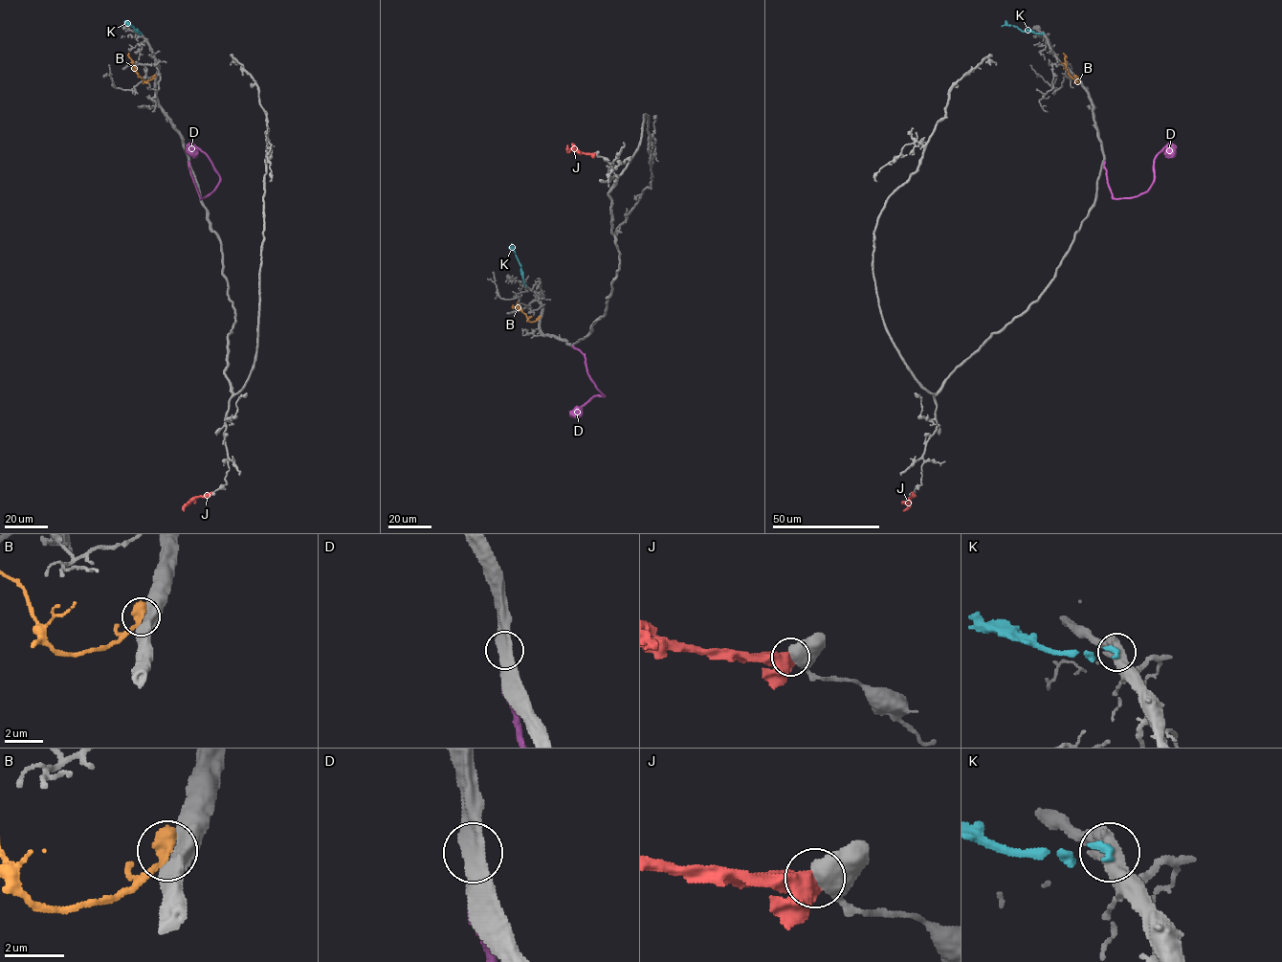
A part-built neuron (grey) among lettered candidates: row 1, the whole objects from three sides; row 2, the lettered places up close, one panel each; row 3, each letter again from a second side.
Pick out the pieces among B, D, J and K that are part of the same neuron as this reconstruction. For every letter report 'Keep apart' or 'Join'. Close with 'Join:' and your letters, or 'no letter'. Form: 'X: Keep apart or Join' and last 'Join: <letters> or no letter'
B: Keep apart
D: Keep apart
J: Keep apart
K: Keep apart
Join: no letter

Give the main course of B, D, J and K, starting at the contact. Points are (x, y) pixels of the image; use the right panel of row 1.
B: (1075, 77), (1079, 81), (1069, 74), (1063, 53)
D: (1104, 163), (1113, 198), (1130, 198), (1150, 188), (1154, 178), (1154, 160), (1163, 148), (1174, 147)
J: (912, 493), (903, 510)
K: (1043, 33), (1022, 32), (1007, 24), (1001, 26)

